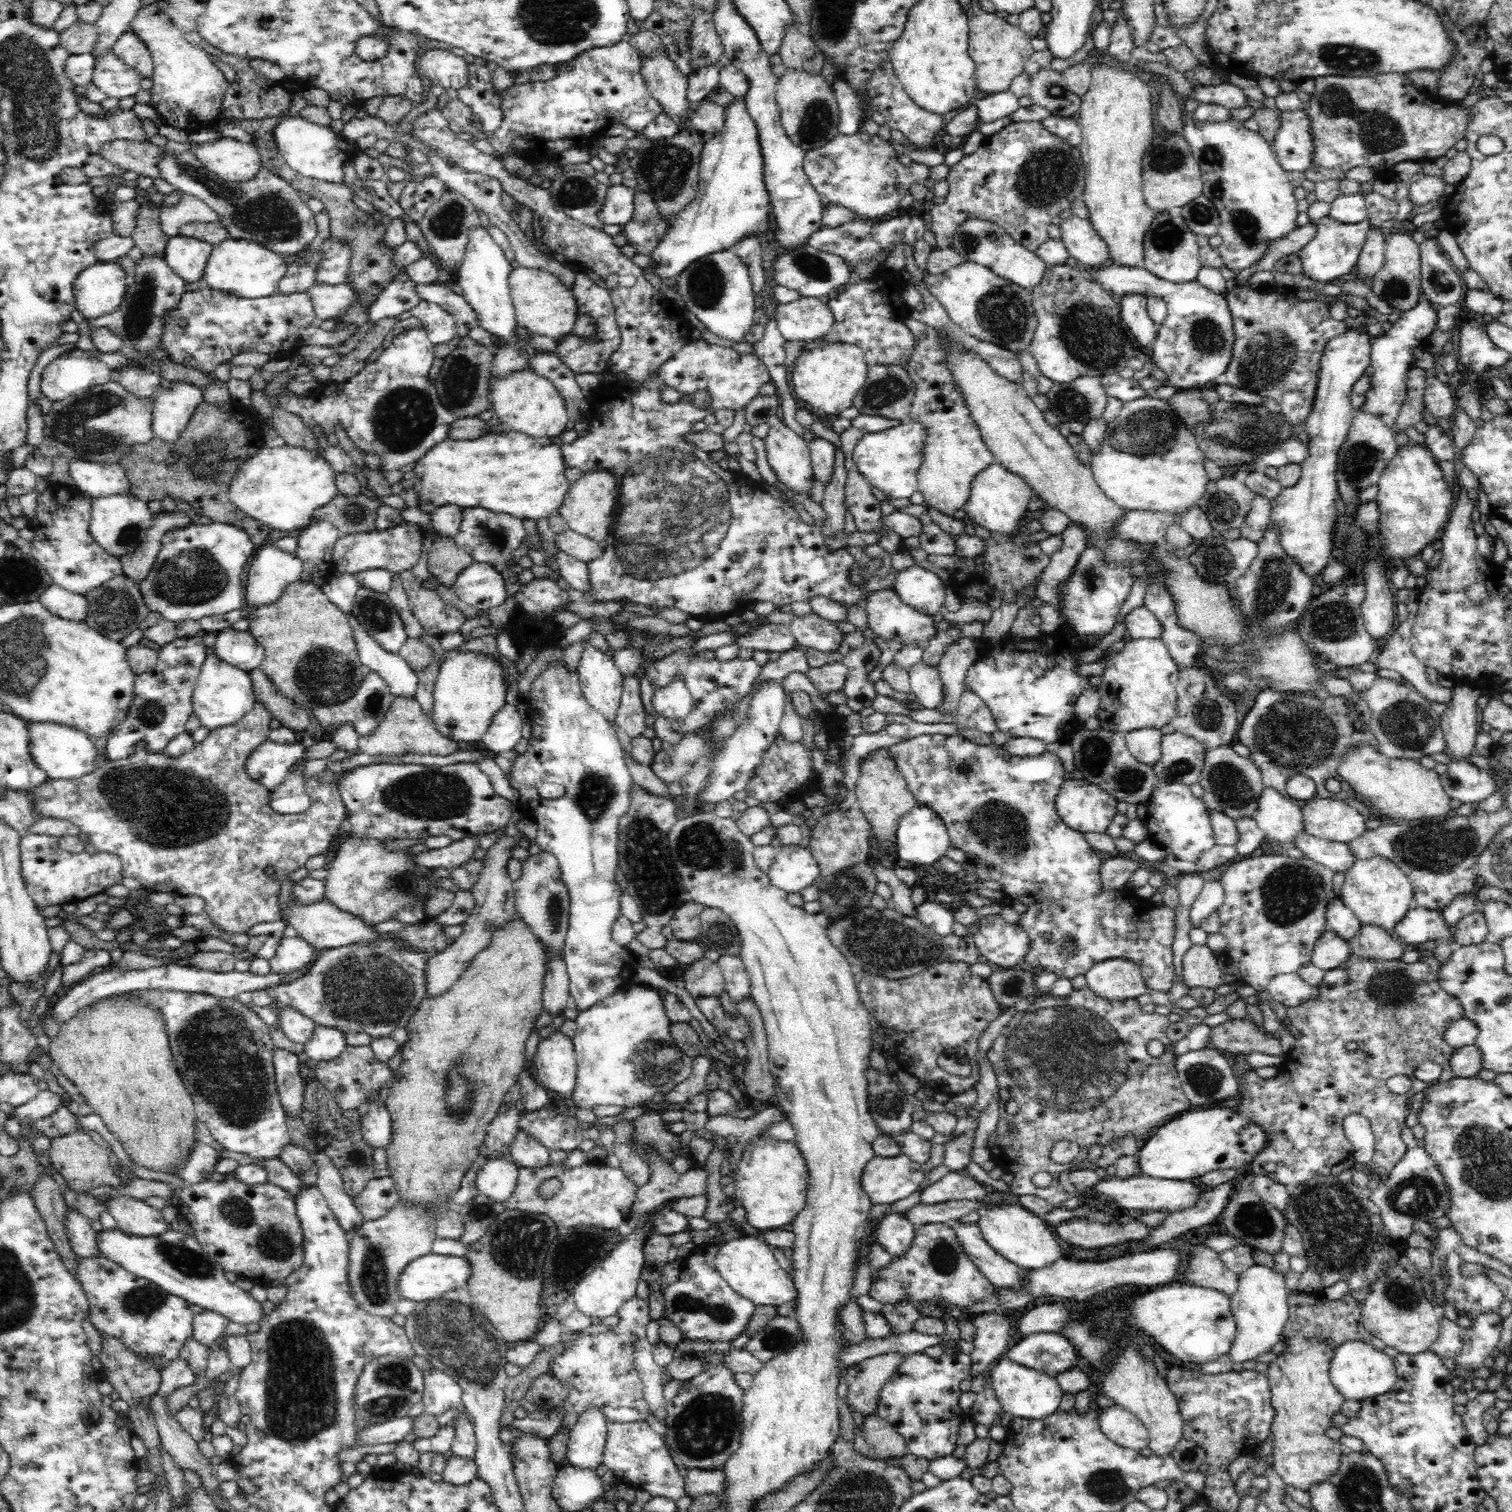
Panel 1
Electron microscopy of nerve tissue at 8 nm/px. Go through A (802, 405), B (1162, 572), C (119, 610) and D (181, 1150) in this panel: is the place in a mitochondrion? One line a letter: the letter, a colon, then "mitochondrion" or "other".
A: other
B: other
C: mitochondrion
D: other

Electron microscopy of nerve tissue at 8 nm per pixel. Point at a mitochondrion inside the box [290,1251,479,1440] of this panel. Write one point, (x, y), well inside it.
(395, 1378)

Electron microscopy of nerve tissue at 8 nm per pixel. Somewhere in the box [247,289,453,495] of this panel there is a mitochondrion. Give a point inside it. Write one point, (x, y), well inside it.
(402, 418)

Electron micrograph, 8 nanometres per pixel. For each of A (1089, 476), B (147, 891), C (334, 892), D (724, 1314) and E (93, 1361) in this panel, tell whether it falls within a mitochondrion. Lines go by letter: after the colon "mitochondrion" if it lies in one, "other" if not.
A: other
B: other
C: other
D: mitochondrion
E: other

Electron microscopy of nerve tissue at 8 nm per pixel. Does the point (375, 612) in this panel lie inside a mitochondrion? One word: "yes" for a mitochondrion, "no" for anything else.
yes

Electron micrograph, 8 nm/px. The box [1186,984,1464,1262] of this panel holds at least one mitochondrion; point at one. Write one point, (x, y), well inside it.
(1418, 1195)

